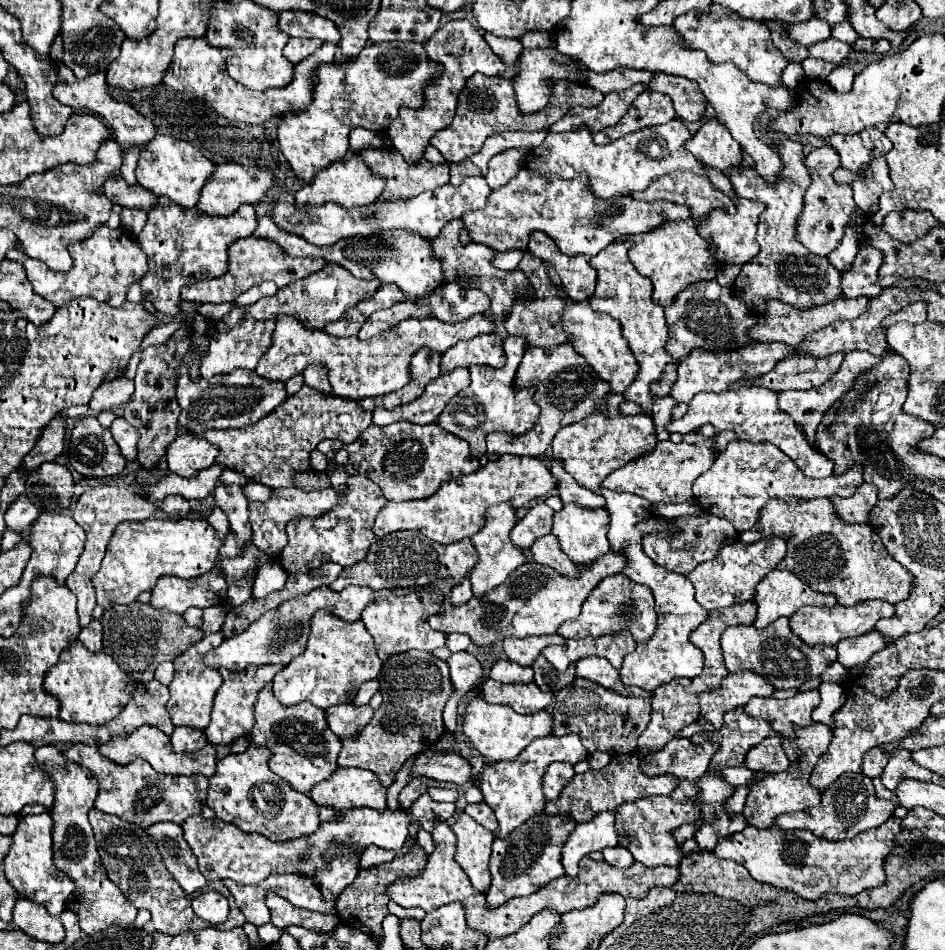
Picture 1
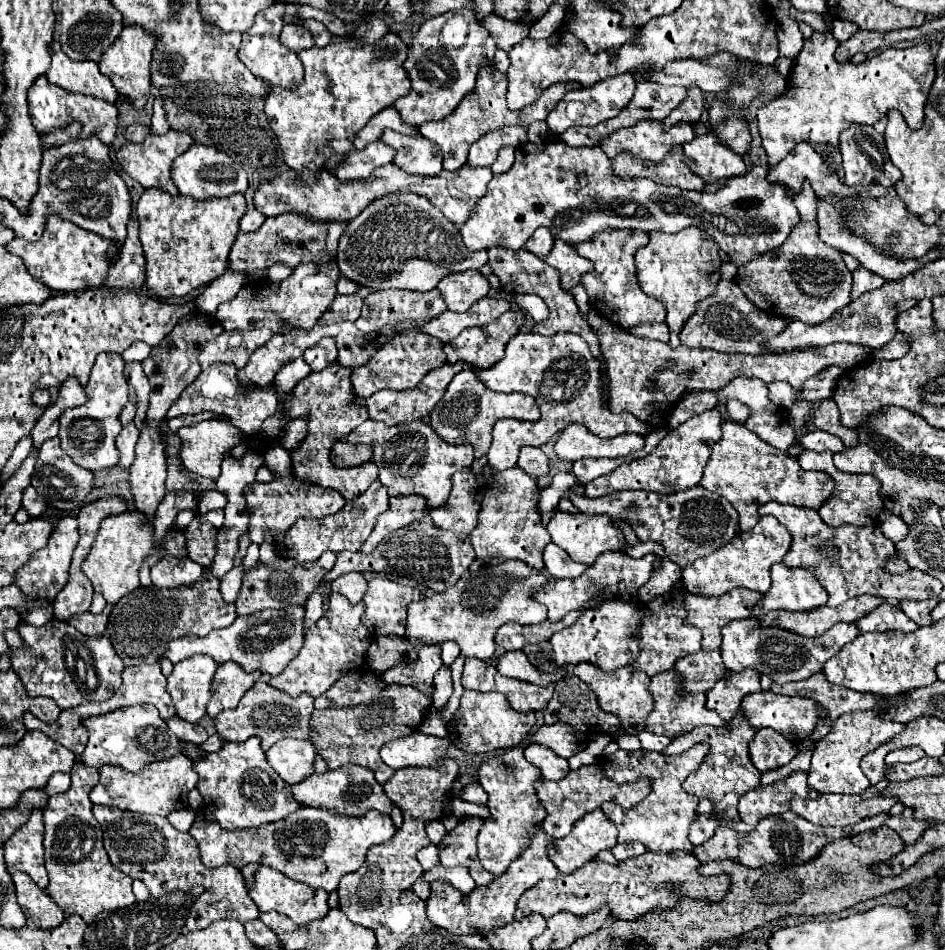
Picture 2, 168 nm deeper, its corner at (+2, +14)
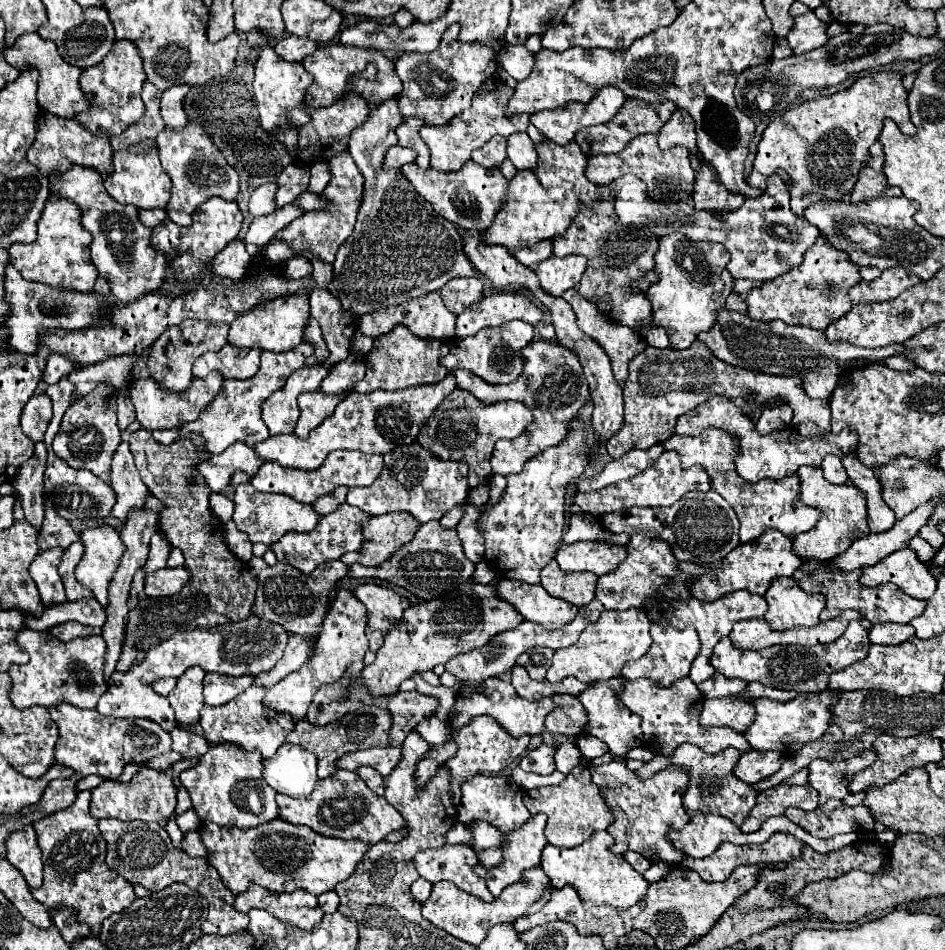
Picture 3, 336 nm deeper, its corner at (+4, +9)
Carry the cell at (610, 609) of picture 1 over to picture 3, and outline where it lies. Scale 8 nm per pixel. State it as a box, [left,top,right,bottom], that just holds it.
[496,580,576,630]

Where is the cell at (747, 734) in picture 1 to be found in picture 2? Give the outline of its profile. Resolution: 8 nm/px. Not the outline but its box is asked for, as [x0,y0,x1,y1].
[662,711,760,825]

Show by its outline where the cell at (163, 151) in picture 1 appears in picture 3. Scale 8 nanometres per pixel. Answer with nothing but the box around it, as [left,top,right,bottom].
[104,140,170,208]

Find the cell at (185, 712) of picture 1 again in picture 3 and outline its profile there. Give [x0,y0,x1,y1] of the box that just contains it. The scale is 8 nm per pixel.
[168,666,204,726]

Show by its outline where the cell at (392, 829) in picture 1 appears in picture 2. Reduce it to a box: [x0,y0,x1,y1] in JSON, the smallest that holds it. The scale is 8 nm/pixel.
[190,807,398,893]

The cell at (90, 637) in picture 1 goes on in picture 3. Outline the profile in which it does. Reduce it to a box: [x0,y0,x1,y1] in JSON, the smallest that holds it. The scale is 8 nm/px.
[50,622,102,642]

